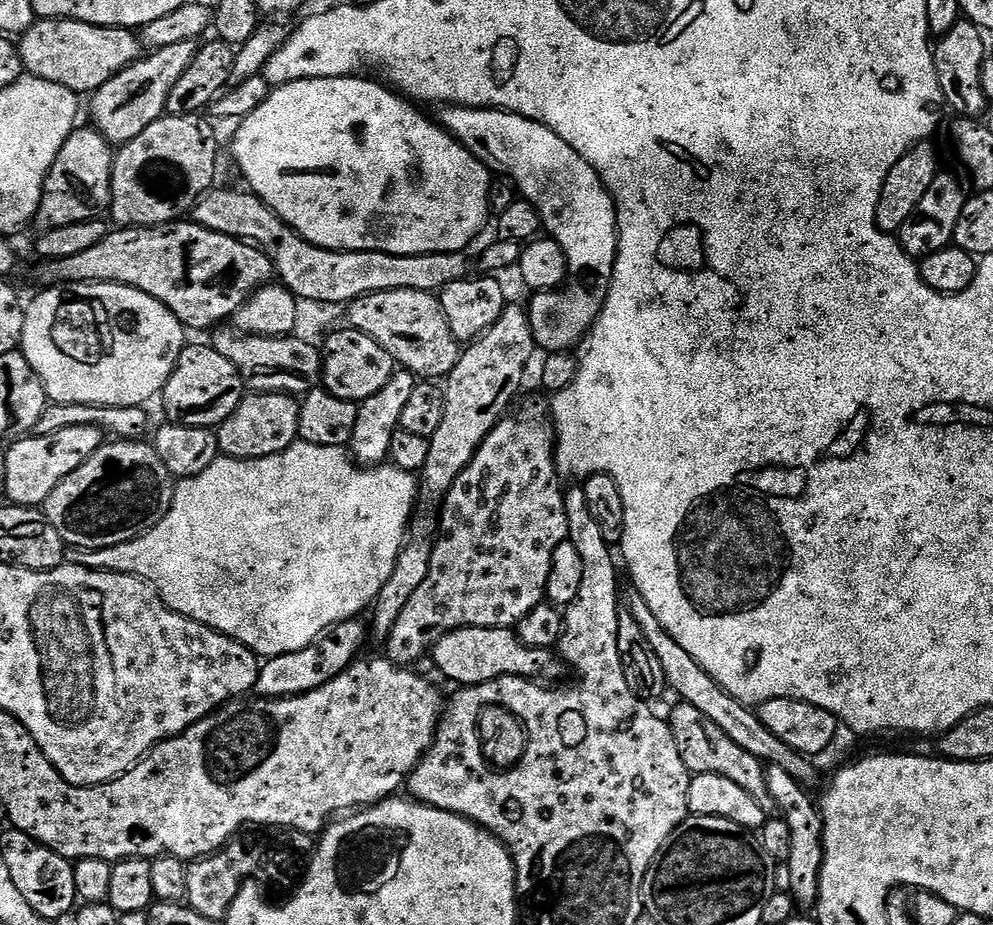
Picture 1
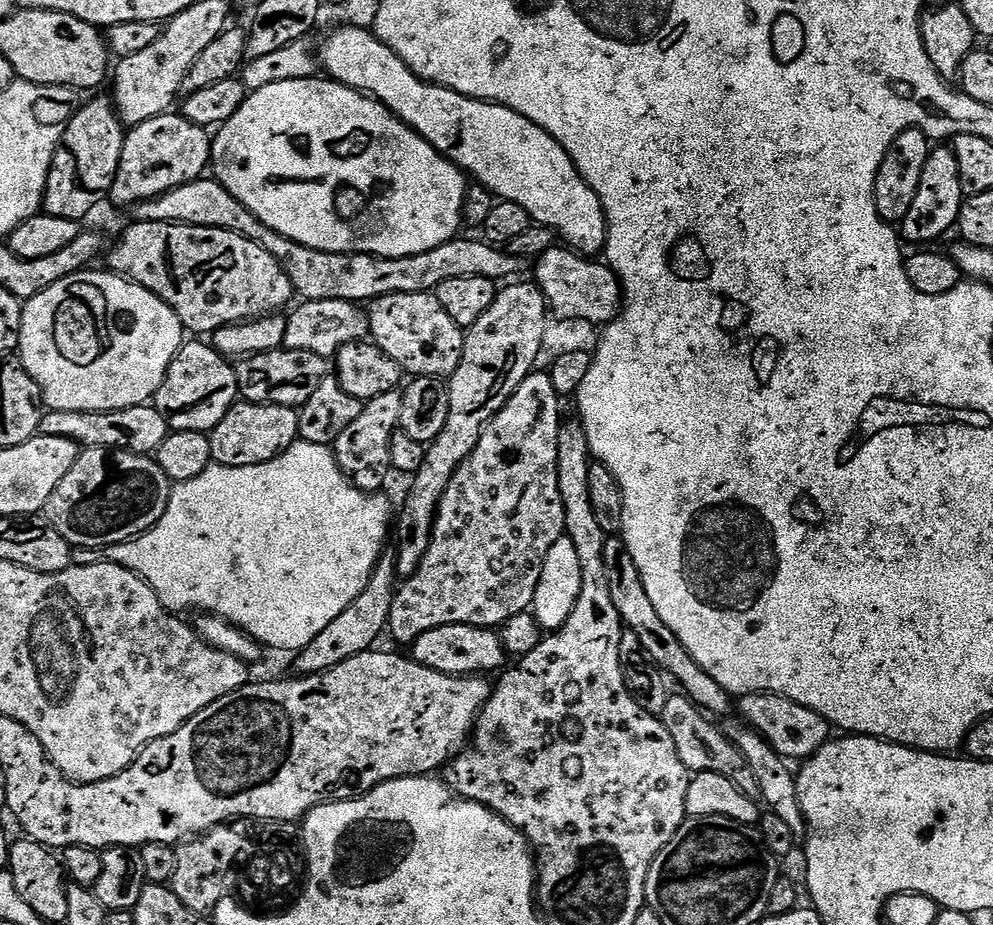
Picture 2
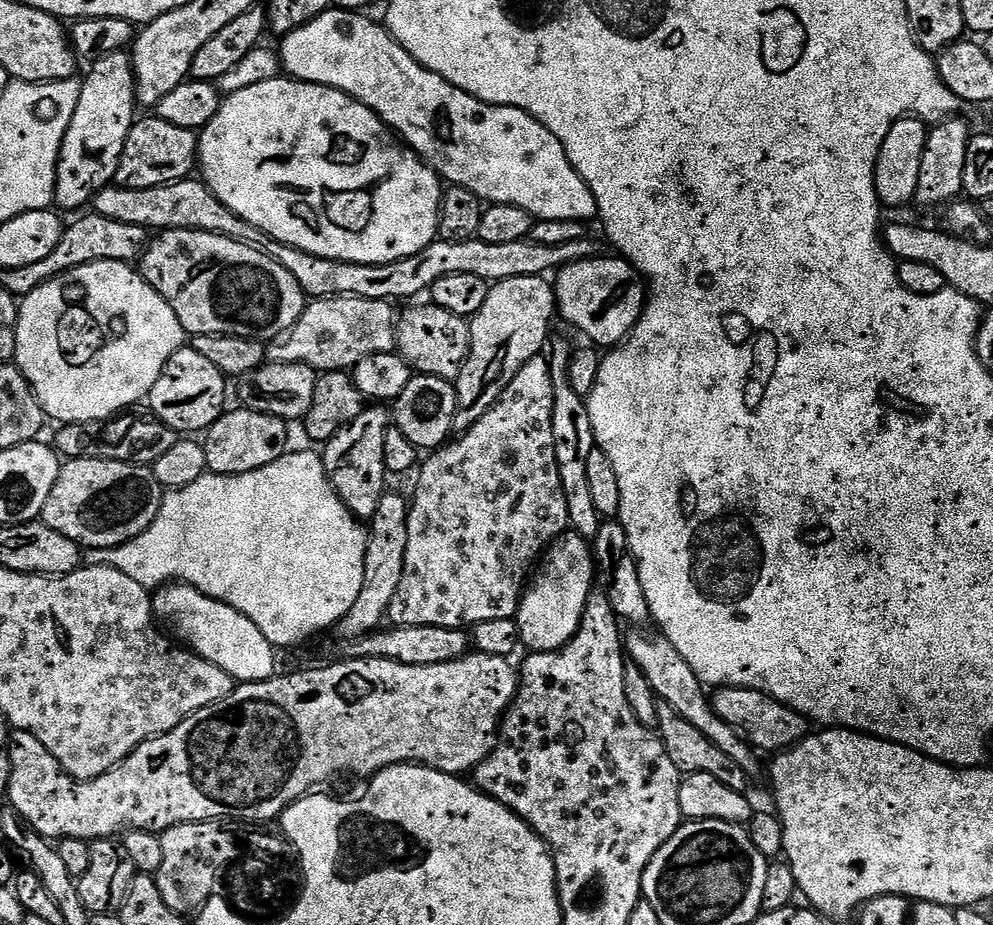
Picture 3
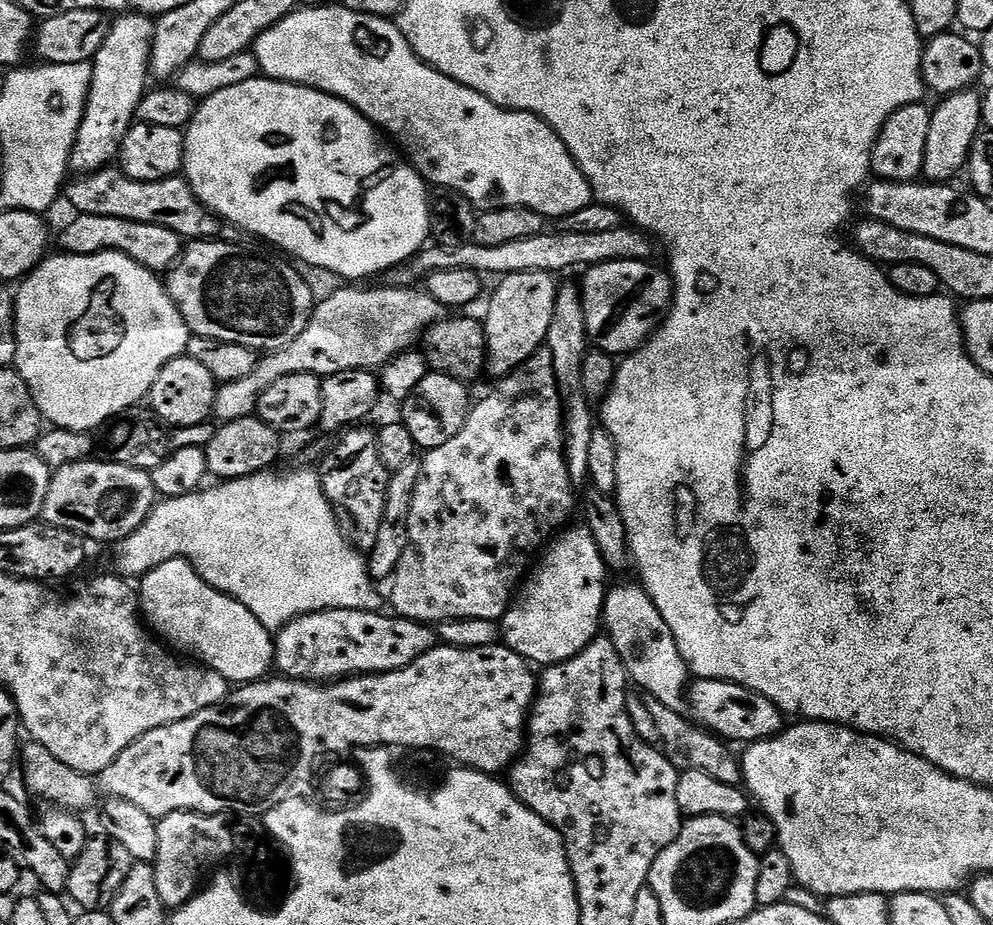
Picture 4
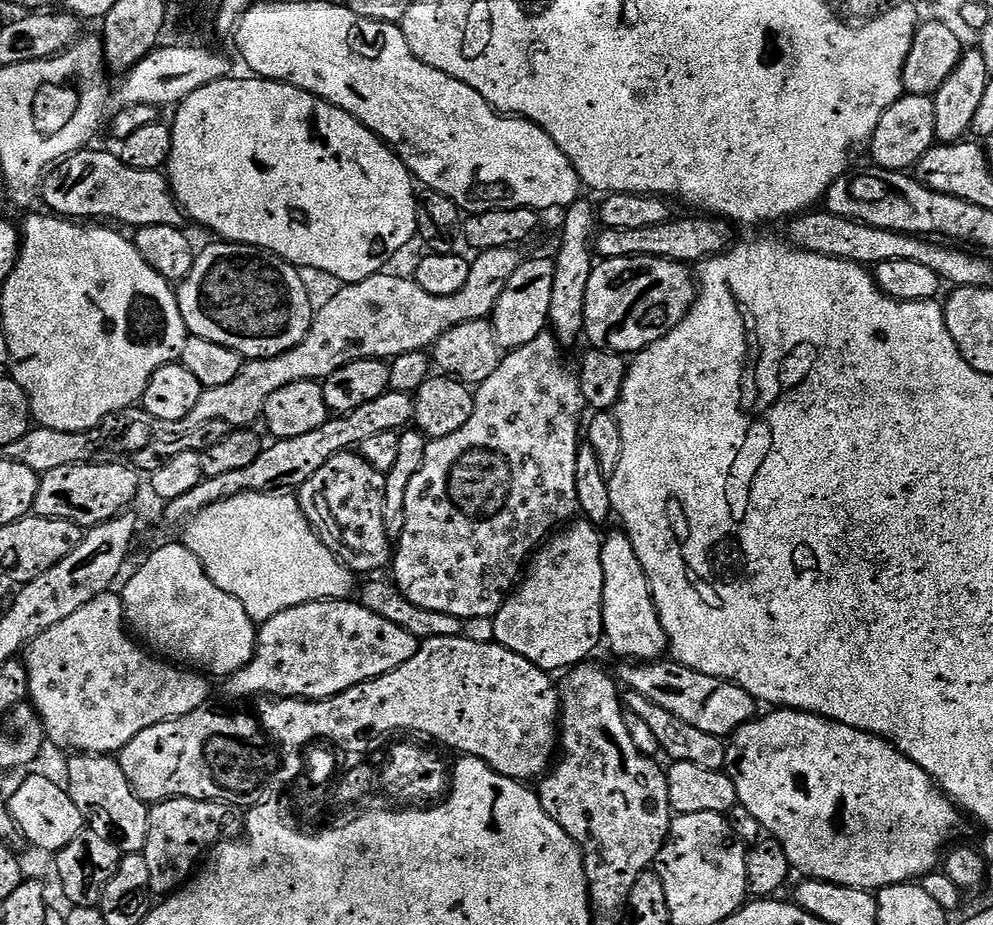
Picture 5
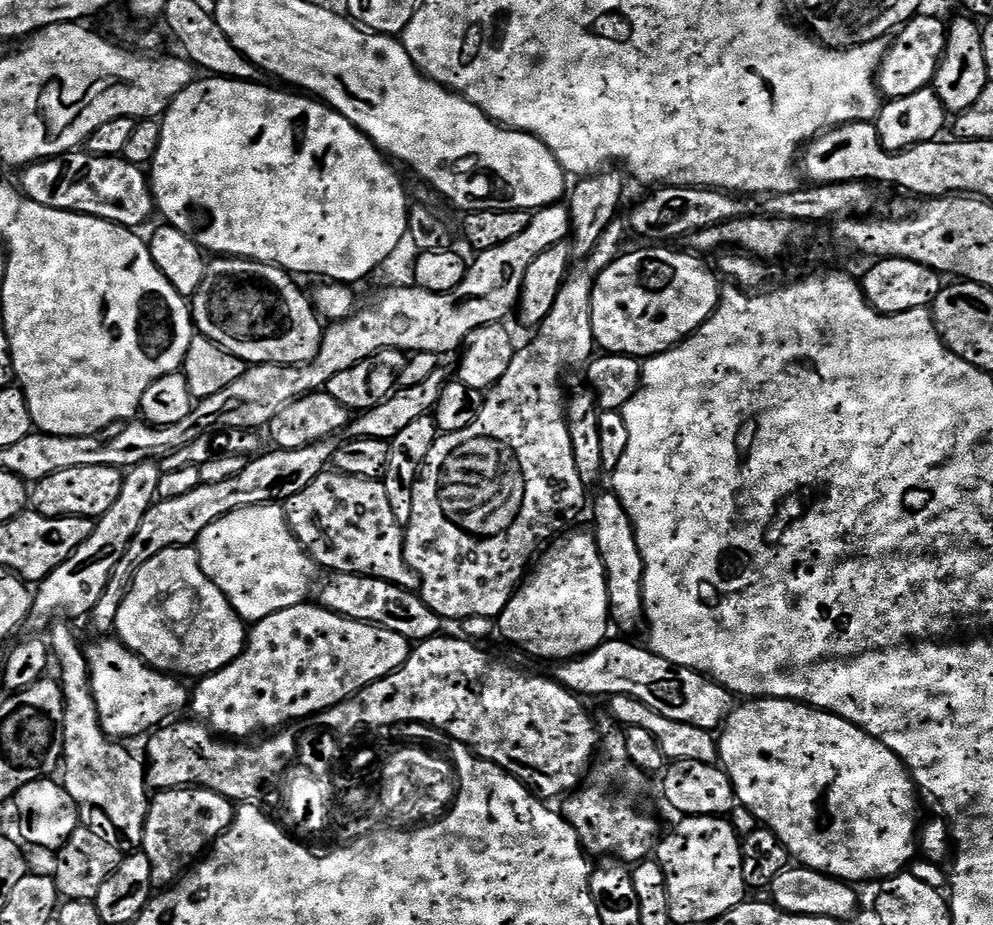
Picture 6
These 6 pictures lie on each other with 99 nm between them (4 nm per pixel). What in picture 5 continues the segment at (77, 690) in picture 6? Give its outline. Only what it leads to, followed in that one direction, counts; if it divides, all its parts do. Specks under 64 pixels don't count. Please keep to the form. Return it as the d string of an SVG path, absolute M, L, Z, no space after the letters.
M72 754L67 758L69 760L66 787L70 798L74 798L74 806L82 810L85 821L92 823L93 820L96 823L93 825L97 829L106 829L107 835L115 840L121 853L143 853L146 846L149 805L137 798L119 759L111 755L89 756L87 754Z

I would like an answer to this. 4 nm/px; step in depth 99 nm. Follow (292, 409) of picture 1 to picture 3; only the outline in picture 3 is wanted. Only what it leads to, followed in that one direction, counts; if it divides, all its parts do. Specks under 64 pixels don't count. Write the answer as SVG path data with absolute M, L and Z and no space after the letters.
M236 406L233 412L232 409L225 411L202 436L208 472L223 476L250 474L250 470L262 470L262 466L278 462L278 458L282 458L290 448L288 428L289 421L270 414L262 414L258 410Z

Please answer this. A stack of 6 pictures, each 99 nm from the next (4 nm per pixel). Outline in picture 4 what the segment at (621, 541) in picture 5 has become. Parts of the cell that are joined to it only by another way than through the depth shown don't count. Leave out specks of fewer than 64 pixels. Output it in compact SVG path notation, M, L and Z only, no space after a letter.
M639 583L616 584L607 589L602 628L614 650L618 650L618 658L629 681L635 687L637 684L641 693L662 702L662 706L670 706L670 710L688 712L688 663L678 650L678 642L674 642L674 634L670 634L670 626L666 626L666 618L658 614L658 606L654 606L643 586Z

